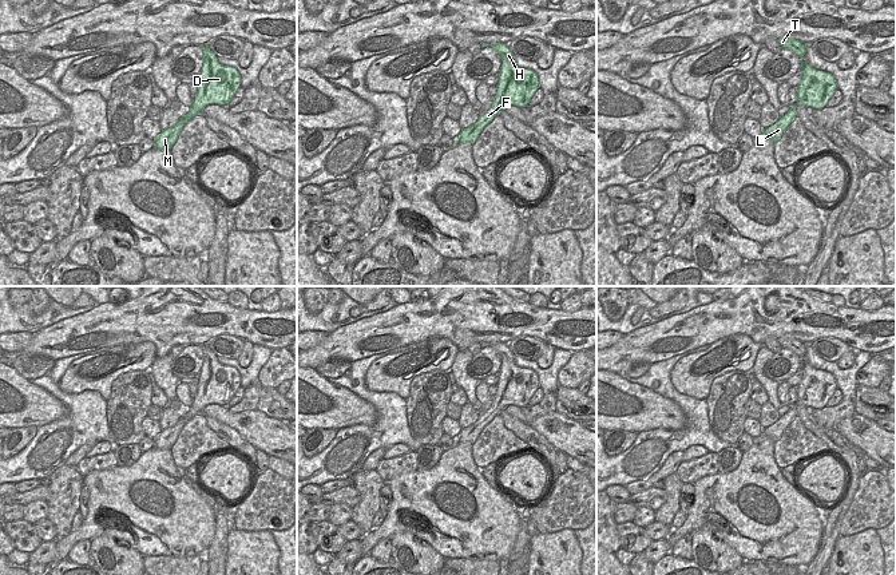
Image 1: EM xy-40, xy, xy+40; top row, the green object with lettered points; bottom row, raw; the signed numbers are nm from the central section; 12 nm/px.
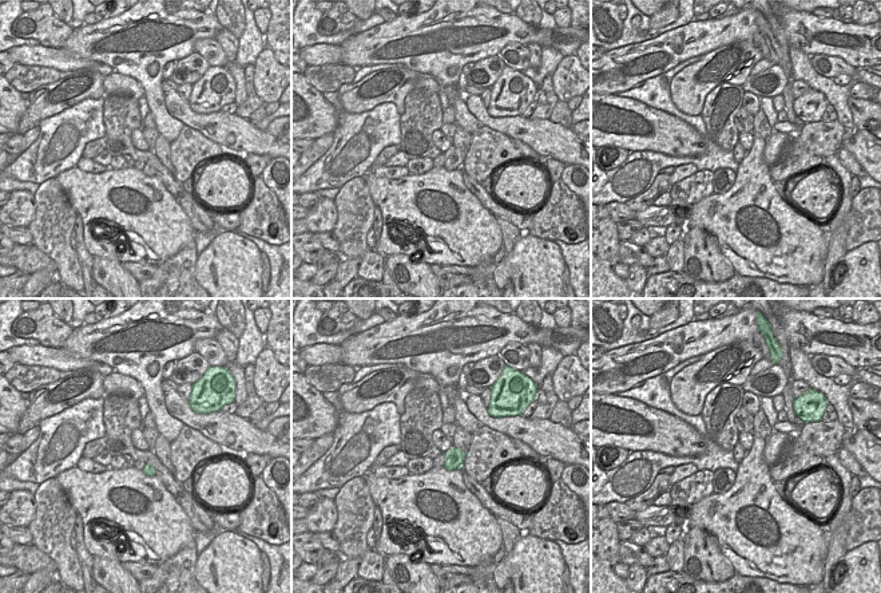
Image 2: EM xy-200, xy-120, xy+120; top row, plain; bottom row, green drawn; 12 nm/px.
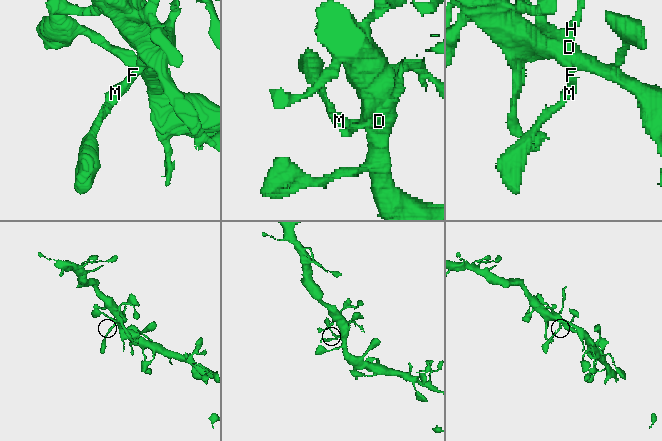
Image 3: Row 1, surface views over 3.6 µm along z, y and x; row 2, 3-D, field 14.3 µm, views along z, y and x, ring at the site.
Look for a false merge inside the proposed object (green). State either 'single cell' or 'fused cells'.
single cell

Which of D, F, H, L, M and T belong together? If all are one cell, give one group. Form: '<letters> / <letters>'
D F H L M T

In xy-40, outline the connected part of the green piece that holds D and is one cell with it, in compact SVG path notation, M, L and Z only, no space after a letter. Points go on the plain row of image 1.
M203 344L201 346L203 350L203 365L190 411L181 416L174 427L163 429L158 435L154 440L154 448L156 449L171 449L187 421L199 415L209 404L227 407L241 386L239 372L234 366L222 365L207 345Z

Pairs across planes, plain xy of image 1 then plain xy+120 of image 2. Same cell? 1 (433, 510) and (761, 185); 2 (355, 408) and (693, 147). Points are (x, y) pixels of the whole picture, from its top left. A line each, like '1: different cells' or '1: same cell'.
1: same cell
2: same cell

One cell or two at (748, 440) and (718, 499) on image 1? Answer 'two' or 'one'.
two

